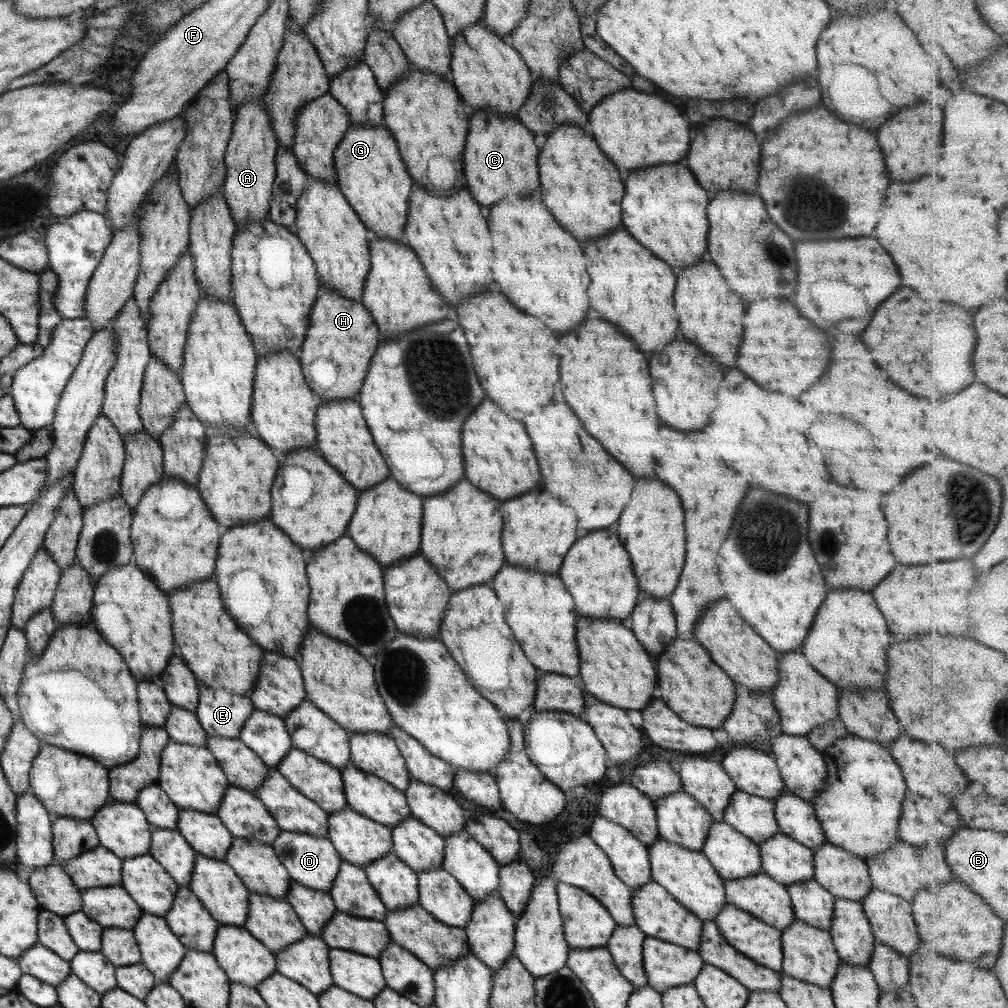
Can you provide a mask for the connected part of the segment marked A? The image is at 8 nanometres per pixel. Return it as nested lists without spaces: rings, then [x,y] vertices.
[[[247,101],[236,108],[225,152],[226,177],[222,186],[222,198],[235,226],[244,228],[248,221],[264,222],[268,218],[275,178],[275,157],[278,144],[271,129],[270,120],[262,107],[262,101]]]

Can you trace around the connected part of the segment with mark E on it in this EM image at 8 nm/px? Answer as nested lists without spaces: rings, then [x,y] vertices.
[[[199,685],[199,701],[194,715],[206,736],[237,739],[253,709],[248,697]]]

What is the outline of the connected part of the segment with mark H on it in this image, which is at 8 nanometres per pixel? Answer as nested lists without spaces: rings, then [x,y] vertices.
[[[321,285],[309,314],[307,334],[298,356],[305,384],[321,401],[357,400],[379,342],[381,336],[378,328],[359,299],[347,300],[338,292]]]

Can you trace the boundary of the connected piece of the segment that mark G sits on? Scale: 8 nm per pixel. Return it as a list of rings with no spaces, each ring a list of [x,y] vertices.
[[[350,123],[334,152],[336,185],[345,201],[359,217],[370,236],[404,242],[402,236],[408,215],[407,198],[414,182],[399,156],[395,139],[383,125],[358,126]]]

